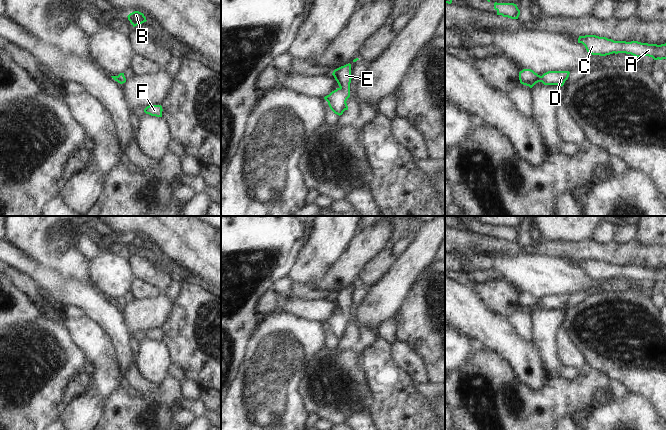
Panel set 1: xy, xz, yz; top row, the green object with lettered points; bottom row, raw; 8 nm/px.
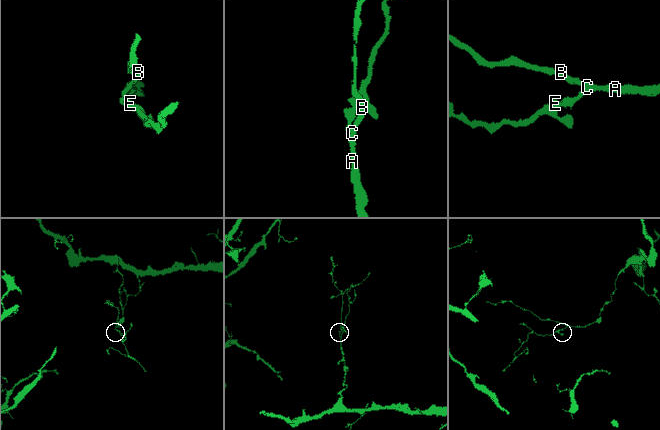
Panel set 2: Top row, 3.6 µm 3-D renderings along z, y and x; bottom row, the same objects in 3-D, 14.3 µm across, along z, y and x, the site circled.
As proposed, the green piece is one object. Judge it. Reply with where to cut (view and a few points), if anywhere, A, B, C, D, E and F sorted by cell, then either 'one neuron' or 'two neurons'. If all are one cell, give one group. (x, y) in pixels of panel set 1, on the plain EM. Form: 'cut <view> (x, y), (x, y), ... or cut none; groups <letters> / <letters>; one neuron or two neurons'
cut none; groups A B C D E F; one neuron

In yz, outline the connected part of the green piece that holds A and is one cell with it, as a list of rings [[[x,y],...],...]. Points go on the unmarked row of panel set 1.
[[[596,259],[579,260],[578,267],[582,267],[587,276],[592,279],[606,280],[613,277],[626,277],[635,281],[649,280],[654,284],[666,283],[666,267],[657,269],[638,265],[614,265]]]

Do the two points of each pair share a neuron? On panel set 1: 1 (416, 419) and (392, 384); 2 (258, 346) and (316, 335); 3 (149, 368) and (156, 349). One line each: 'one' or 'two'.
1: one
2: one
3: one

